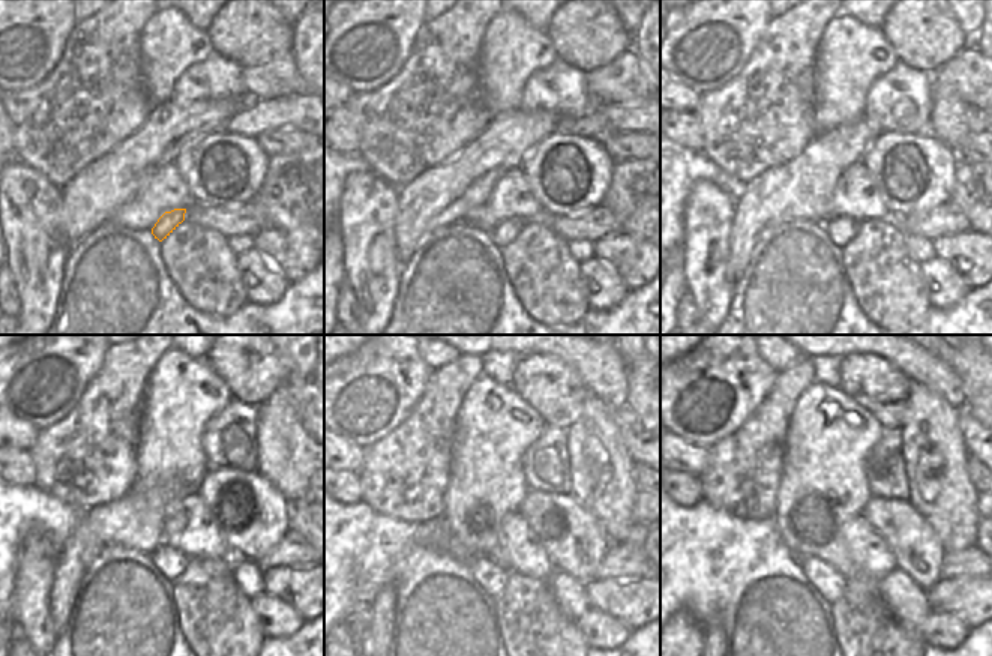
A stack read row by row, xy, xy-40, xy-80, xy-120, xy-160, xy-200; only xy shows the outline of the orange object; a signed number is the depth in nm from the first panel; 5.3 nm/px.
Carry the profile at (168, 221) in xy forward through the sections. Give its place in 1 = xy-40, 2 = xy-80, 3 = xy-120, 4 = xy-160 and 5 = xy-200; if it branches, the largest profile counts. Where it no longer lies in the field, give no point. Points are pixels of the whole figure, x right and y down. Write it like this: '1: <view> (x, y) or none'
1: xy-40 (506, 231)
2: xy-80 (841, 230)
3: xy-120 (170, 562)
4: xy-160 (492, 578)
5: xy-200 (829, 581)

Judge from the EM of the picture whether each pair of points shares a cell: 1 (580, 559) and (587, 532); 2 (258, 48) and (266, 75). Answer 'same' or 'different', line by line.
1: same
2: different

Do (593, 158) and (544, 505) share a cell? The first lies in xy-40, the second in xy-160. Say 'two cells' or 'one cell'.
one cell

